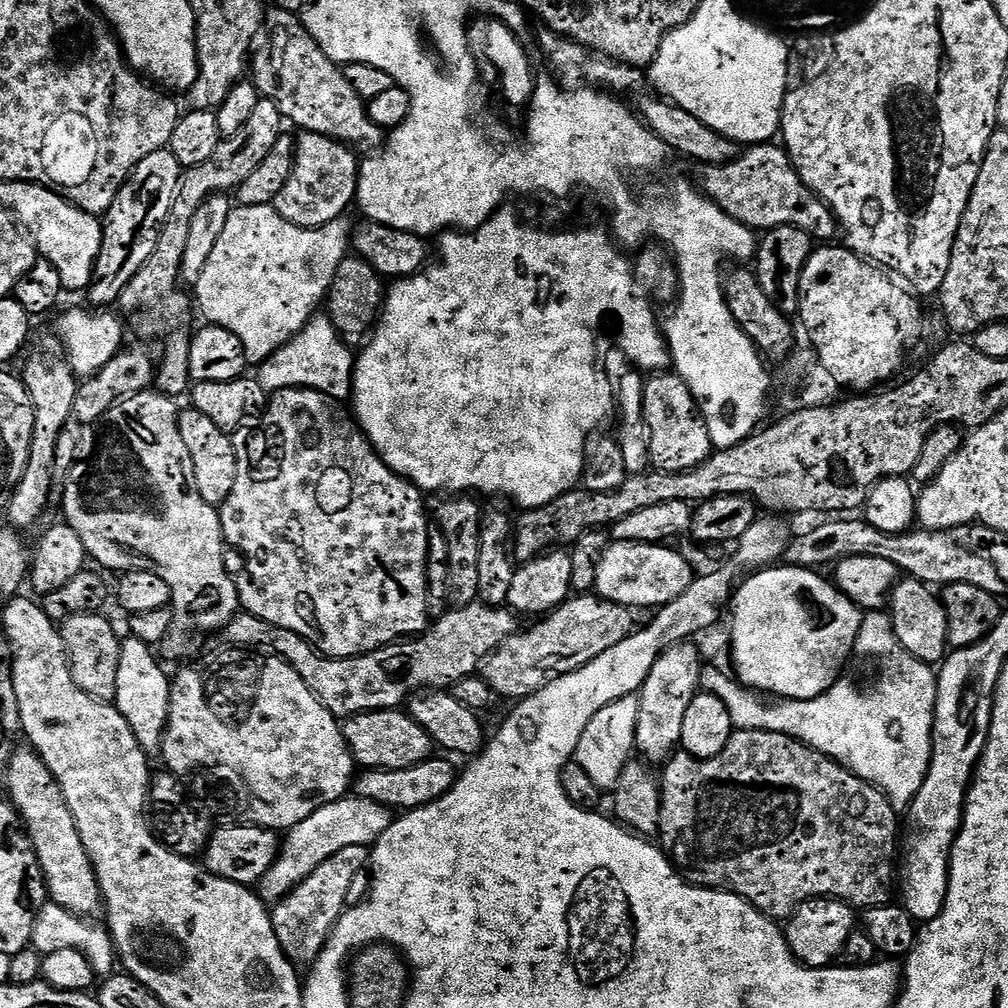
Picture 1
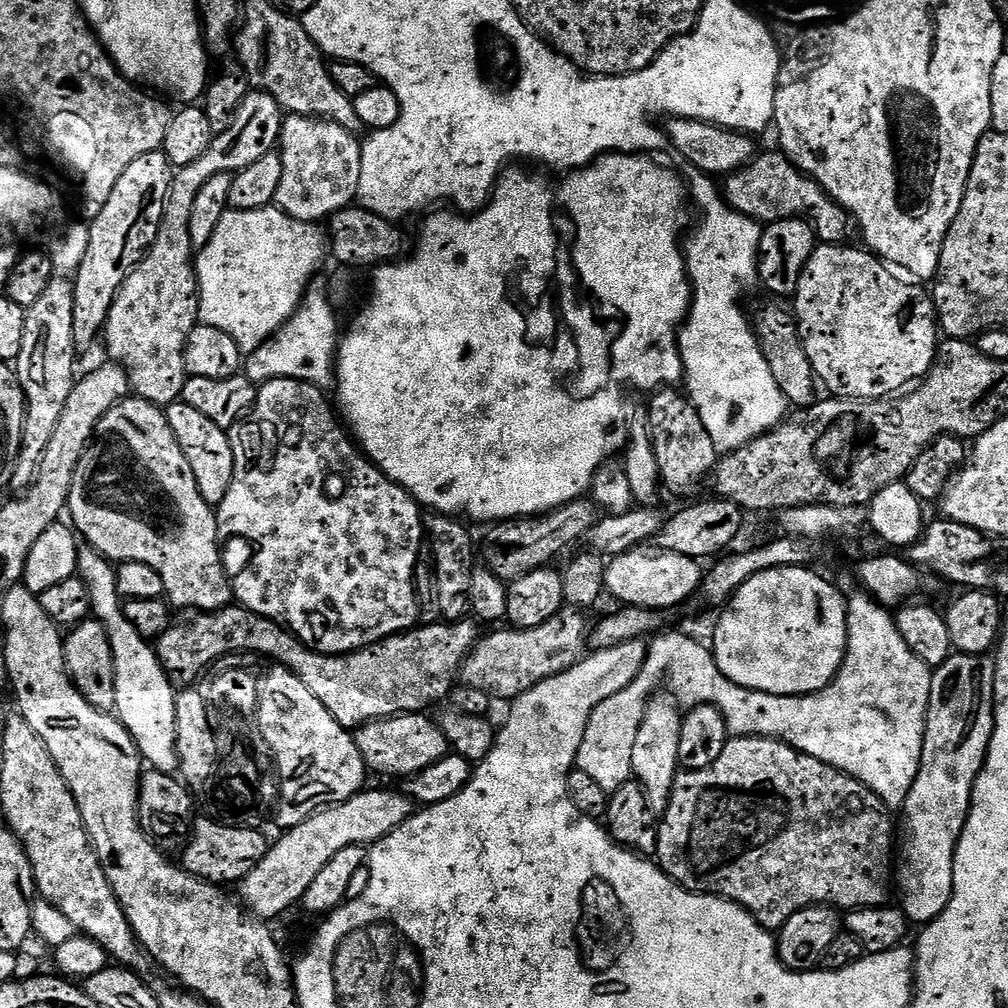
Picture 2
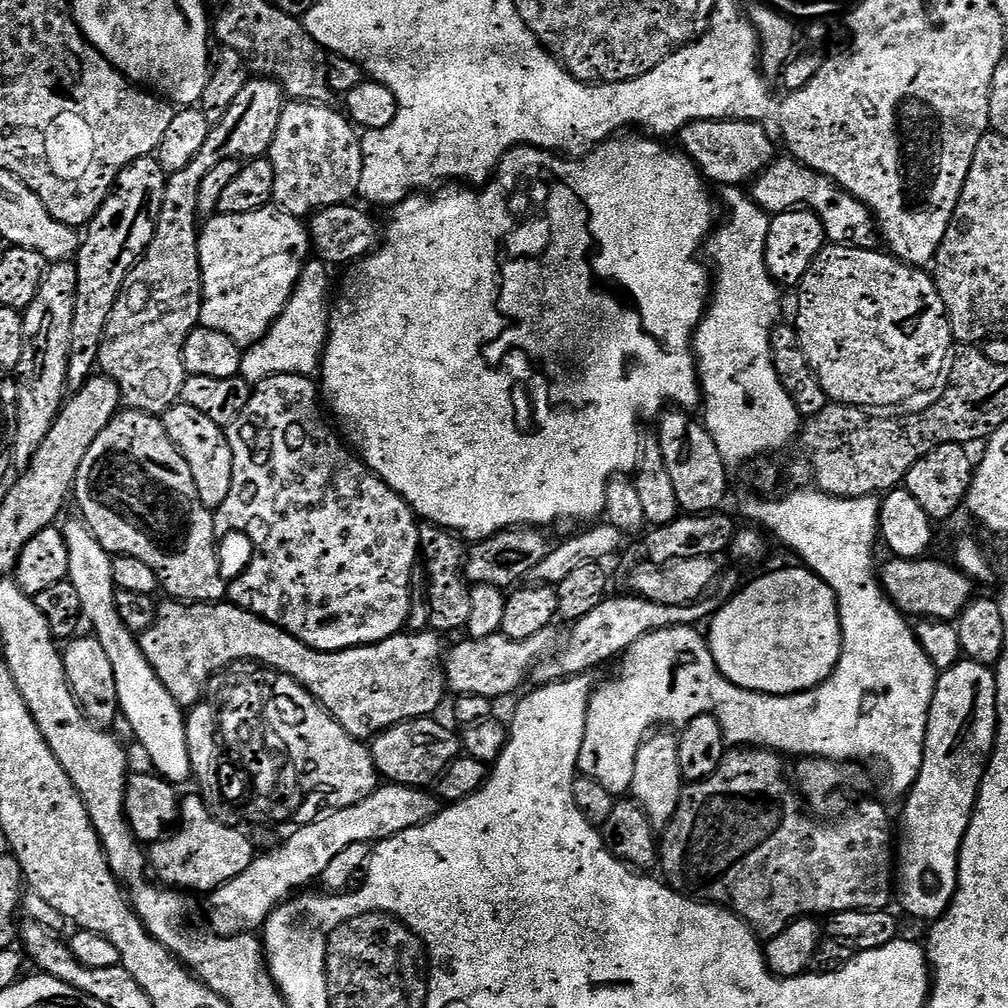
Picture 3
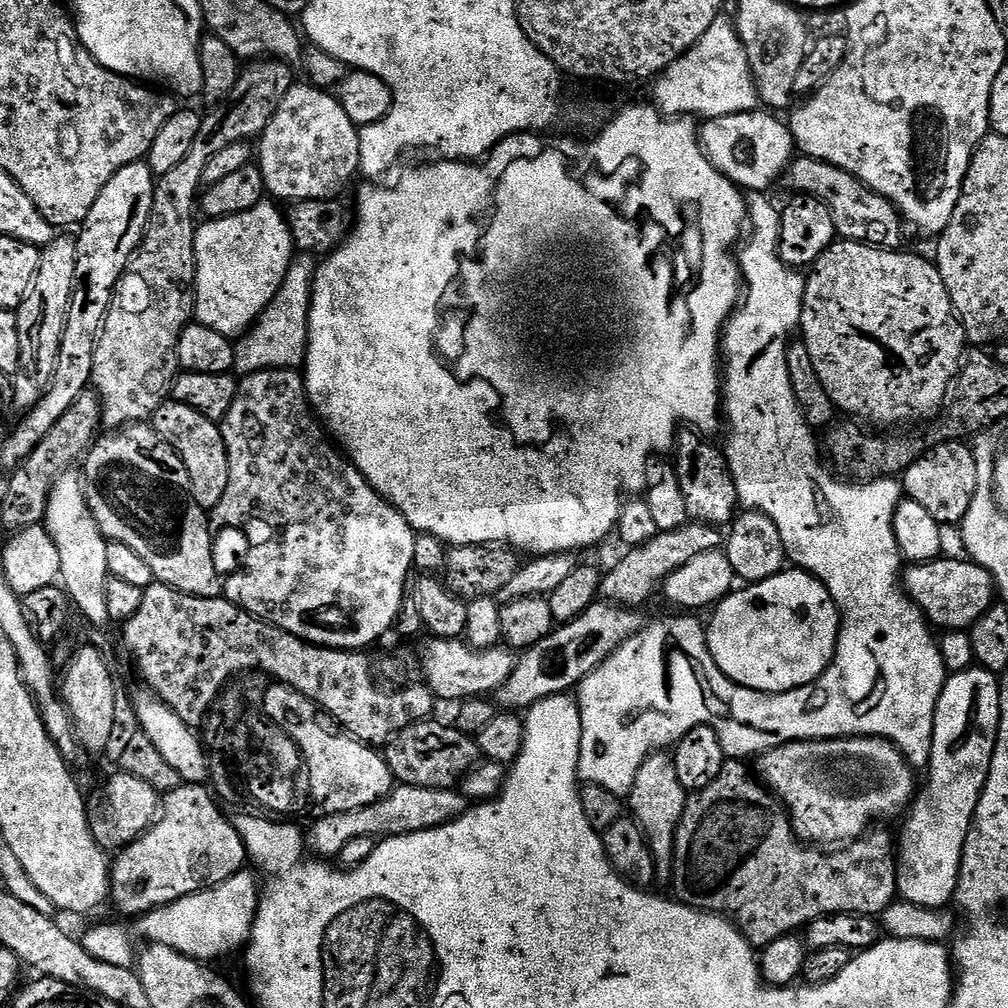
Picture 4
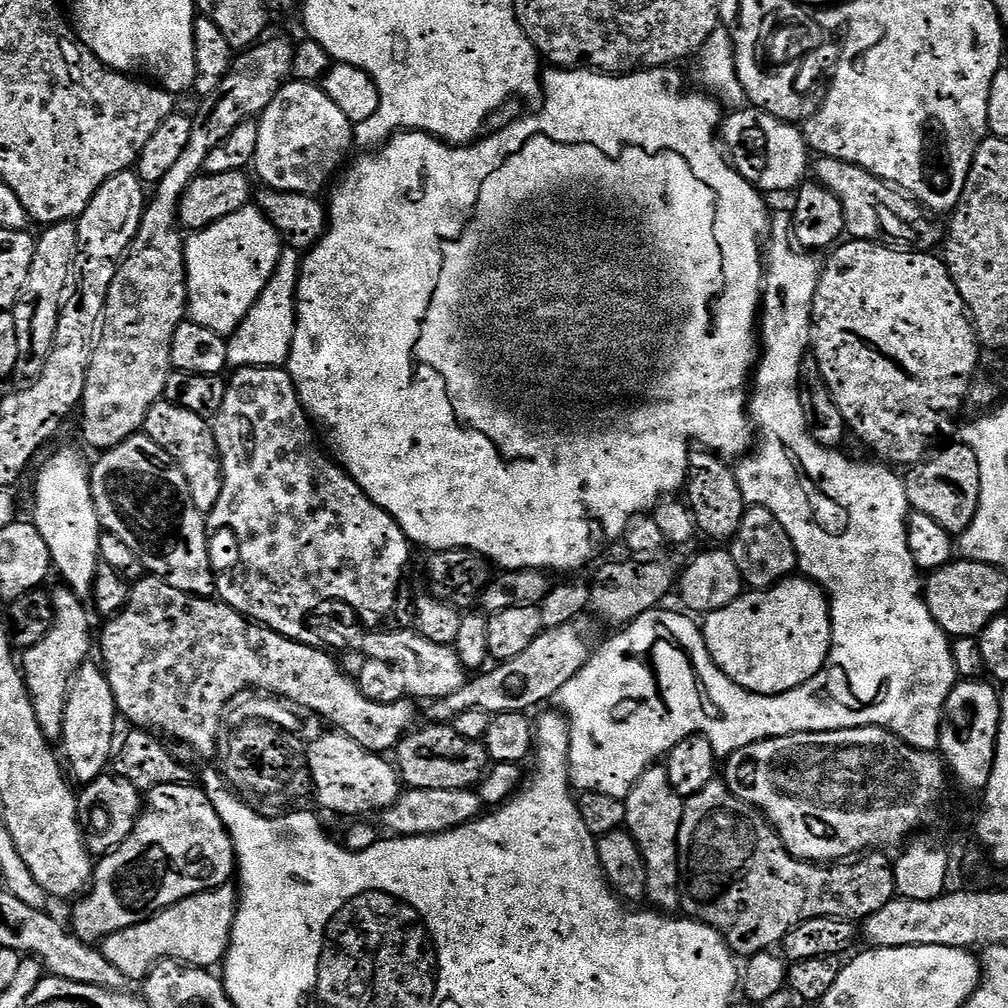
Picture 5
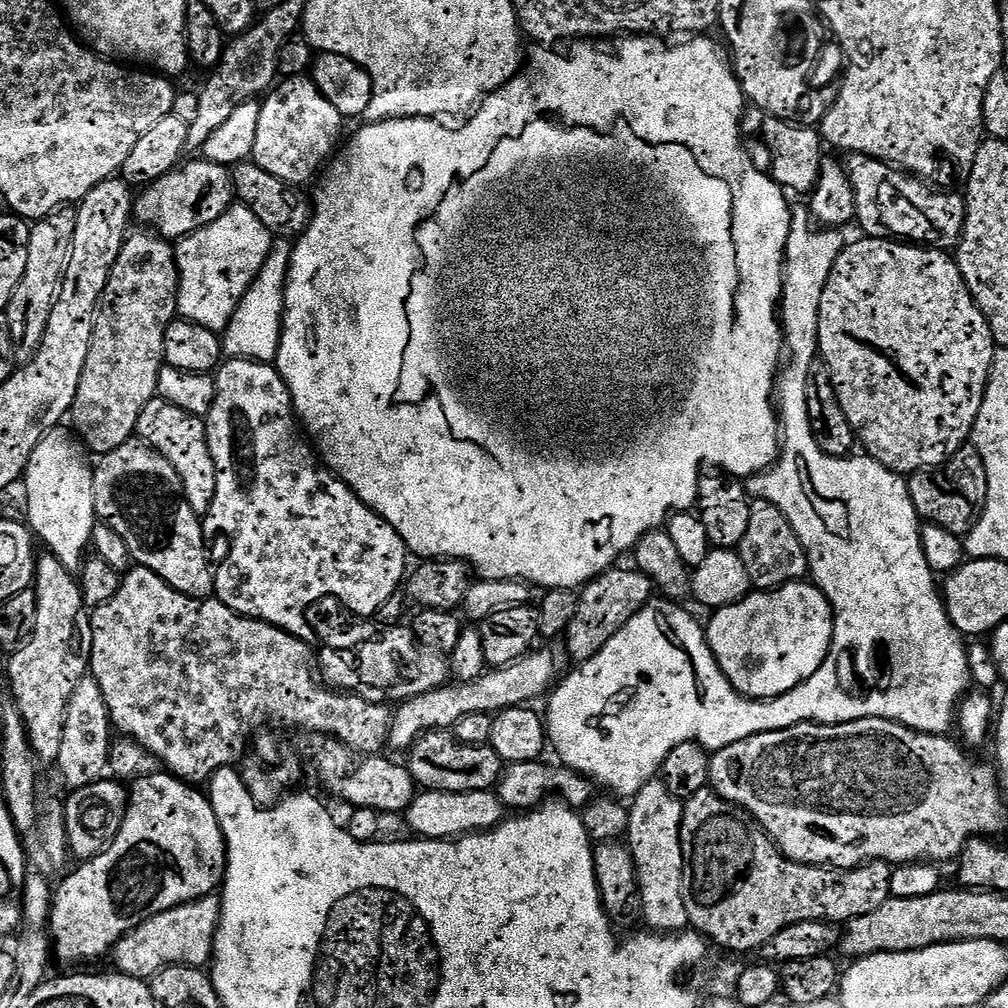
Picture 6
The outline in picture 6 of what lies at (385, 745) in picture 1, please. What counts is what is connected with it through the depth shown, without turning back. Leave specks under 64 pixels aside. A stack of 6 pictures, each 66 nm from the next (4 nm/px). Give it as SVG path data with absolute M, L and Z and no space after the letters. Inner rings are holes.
M433 730L421 736L407 756L408 771L417 785L429 792L490 792L499 785L506 767L503 758L491 744L463 744L455 734L444 730Z

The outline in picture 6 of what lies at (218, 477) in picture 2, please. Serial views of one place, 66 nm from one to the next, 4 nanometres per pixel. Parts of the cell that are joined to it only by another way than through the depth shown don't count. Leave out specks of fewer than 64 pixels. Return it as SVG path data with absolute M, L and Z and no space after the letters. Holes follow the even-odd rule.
M157 398L146 402L138 418L136 436L158 450L158 454L162 454L162 458L166 458L166 462L178 470L186 502L190 502L197 514L207 514L218 490L218 474L208 445L207 423L201 417L186 414L186 410L178 410L178 406L170 406L170 402Z

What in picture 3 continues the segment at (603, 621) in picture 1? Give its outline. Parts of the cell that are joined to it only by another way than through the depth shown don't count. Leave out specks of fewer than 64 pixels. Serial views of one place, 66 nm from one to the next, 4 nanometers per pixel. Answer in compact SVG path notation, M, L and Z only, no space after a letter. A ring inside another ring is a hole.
M547 628L546 630L542 630L539 634L534 634L534 638L526 638L525 640L512 640L509 636L505 636L503 634L499 636L491 636L490 638L478 638L477 640L464 638L464 641L462 641L461 644L456 644L453 646L453 648L451 645L451 647L447 649L444 658L444 678L447 687L451 689L451 691L453 688L453 693L455 693L456 696L465 696L466 694L482 694L482 698L490 698L493 702L499 701L499 696L510 695L511 692L523 682L523 680L527 681L532 675L532 669L535 668L545 656L550 656L553 652L557 651L558 640L556 644L556 636L554 633L555 631L553 631L552 628Z

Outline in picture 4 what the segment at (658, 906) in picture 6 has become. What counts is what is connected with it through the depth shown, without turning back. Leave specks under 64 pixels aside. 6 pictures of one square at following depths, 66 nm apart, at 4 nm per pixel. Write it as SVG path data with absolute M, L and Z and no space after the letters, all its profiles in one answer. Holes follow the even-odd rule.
M664 750L653 752L646 758L646 762L642 762L632 783L632 791L626 796L631 819L635 820L644 832L644 840L648 843L648 849L656 863L657 877L661 881L664 879L664 882L671 881L672 878L672 855L676 845L676 831L688 798L689 793L685 792L682 782L678 782L672 757Z

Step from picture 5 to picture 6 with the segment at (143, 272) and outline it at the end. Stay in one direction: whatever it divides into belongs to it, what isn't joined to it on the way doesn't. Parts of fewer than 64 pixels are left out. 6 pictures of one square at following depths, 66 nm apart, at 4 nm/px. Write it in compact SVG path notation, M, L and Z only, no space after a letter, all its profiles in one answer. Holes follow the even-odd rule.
M133 231L124 241L106 282L106 290L100 299L100 311L96 313L96 329L92 335L90 354L80 375L76 400L72 403L71 427L83 441L87 451L92 454L118 450L118 446L136 436L138 418L146 402L157 399L158 374L166 366L166 330L178 316L176 303L180 289L180 271L176 265L176 249L155 231L140 231L144 232Z

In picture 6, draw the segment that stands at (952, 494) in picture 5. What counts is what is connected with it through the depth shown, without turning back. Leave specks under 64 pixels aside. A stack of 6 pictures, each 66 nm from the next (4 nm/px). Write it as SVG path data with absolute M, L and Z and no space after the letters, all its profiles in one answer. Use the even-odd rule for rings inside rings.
M974 446L959 448L945 464L924 468L907 477L910 498L921 521L936 524L942 530L961 538L974 530L986 506L986 466Z

